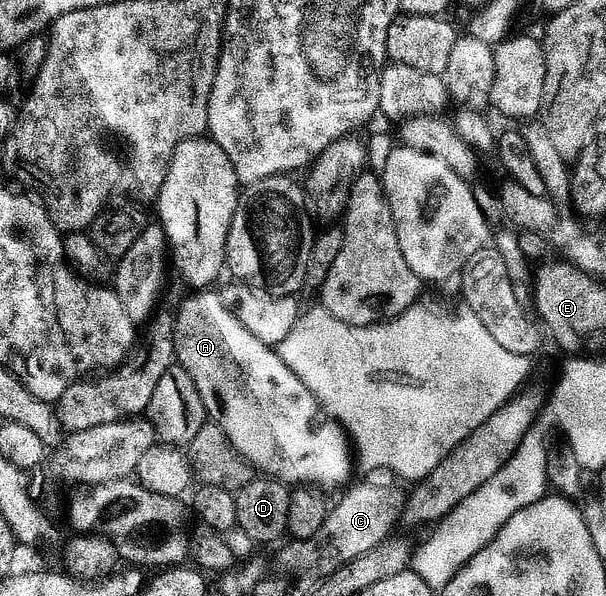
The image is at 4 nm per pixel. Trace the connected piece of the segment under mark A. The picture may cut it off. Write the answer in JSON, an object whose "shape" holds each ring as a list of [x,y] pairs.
{"shape":[[[195,293],[192,299],[185,300],[173,330],[178,366],[193,377],[210,422],[219,426],[239,455],[264,476],[288,485],[314,485],[319,489],[341,486],[351,475],[351,459],[353,463],[348,436],[335,425],[319,427],[315,420],[314,395],[272,348],[257,341],[257,337],[241,325],[234,310],[223,304],[222,294],[211,294],[215,293]]]}

